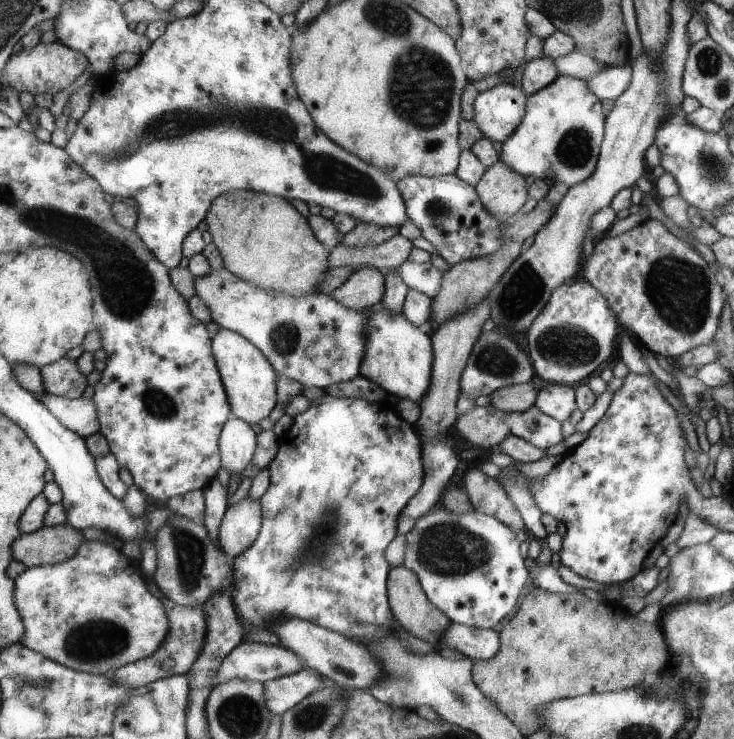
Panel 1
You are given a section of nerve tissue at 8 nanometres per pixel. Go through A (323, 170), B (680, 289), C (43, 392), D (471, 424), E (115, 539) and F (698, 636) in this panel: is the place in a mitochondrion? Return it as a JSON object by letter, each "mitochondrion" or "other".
{"A":"mitochondrion","B":"mitochondrion","C":"other","D":"other","E":"other","F":"mitochondrion"}

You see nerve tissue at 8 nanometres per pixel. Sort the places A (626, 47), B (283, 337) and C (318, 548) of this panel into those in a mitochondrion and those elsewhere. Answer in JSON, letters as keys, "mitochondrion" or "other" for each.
{"A":"other","B":"mitochondrion","C":"mitochondrion"}

